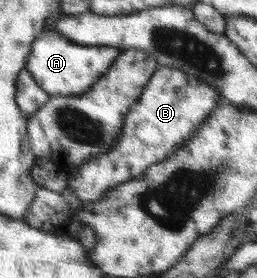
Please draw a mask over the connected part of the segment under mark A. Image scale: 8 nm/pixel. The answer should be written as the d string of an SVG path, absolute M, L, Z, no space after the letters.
M47 29L32 42L32 50L24 69L30 71L36 84L51 95L78 96L88 92L92 84L98 82L104 76L104 72L108 72L108 68L120 52L121 49L113 46L86 47L76 44L60 36L56 30Z

